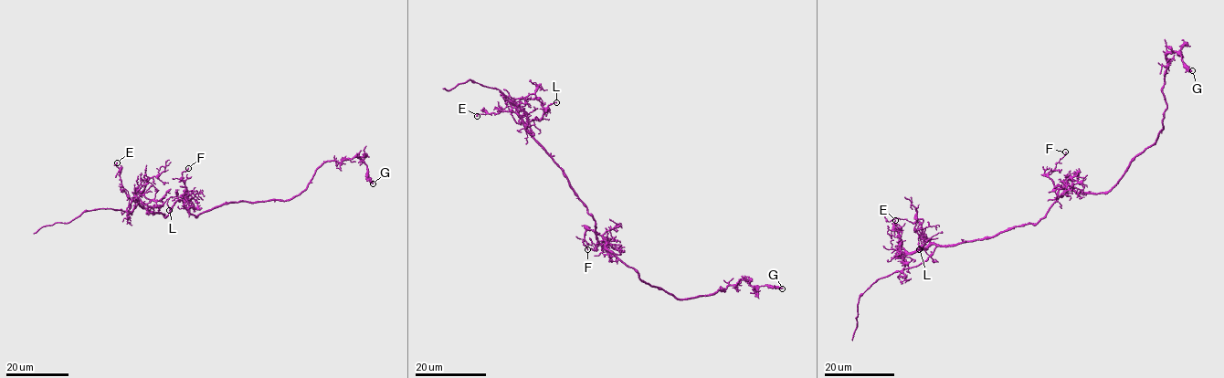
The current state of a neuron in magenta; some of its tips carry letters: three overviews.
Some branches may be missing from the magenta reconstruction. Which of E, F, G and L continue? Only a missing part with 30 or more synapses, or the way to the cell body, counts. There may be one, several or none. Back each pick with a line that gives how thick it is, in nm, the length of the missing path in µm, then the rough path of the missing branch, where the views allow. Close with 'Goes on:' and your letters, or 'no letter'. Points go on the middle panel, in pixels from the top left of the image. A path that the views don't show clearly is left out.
Goes on: no letter

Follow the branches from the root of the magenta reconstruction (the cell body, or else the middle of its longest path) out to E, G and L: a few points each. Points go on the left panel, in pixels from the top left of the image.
E: (178, 201), (165, 216), (143, 208), (137, 200), (130, 199), (123, 189), (117, 162)
G: (178, 201), (197, 216), (229, 203), (288, 200), (306, 188), (324, 162), (357, 157), (373, 183)
L: (178, 201), (165, 216), (142, 207), (138, 197), (142, 194), (163, 204), (166, 199), (169, 210)

